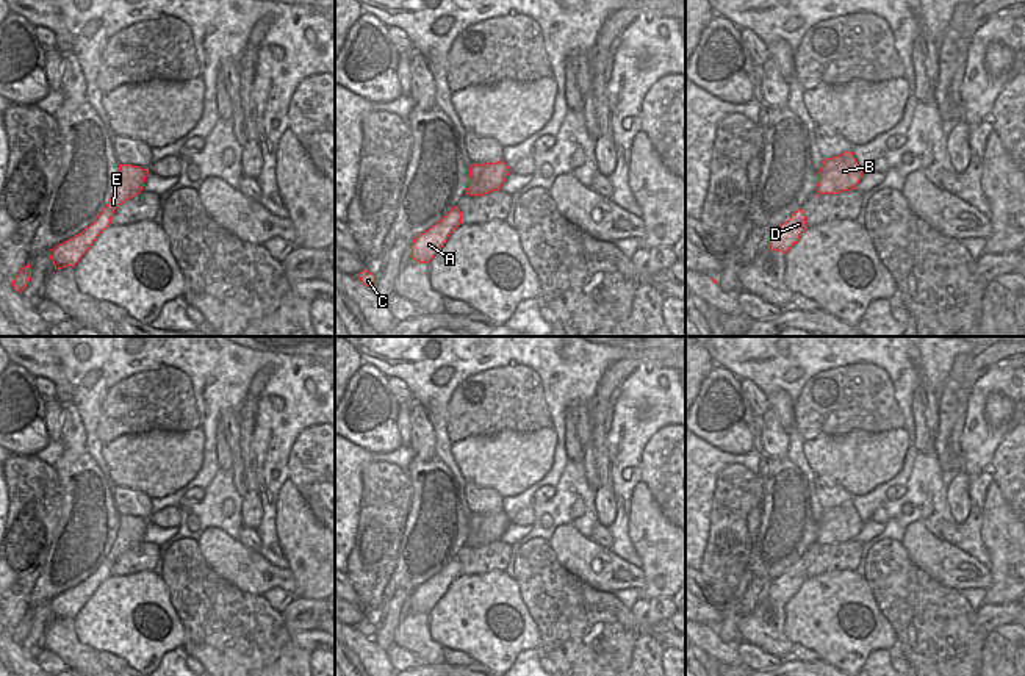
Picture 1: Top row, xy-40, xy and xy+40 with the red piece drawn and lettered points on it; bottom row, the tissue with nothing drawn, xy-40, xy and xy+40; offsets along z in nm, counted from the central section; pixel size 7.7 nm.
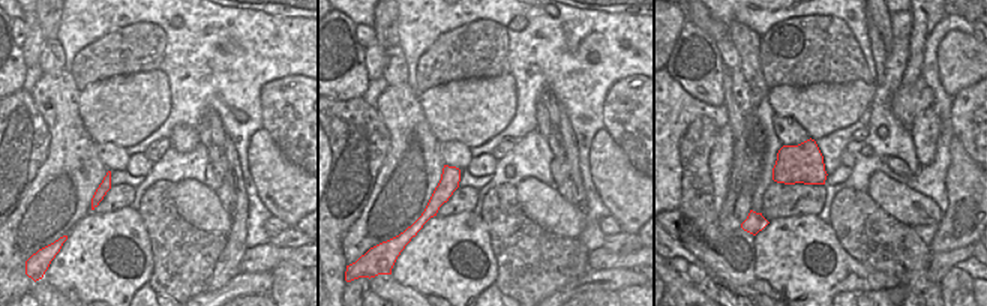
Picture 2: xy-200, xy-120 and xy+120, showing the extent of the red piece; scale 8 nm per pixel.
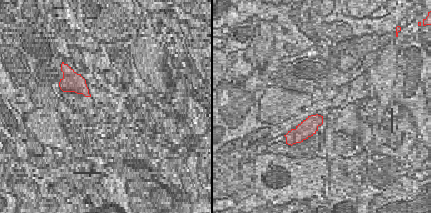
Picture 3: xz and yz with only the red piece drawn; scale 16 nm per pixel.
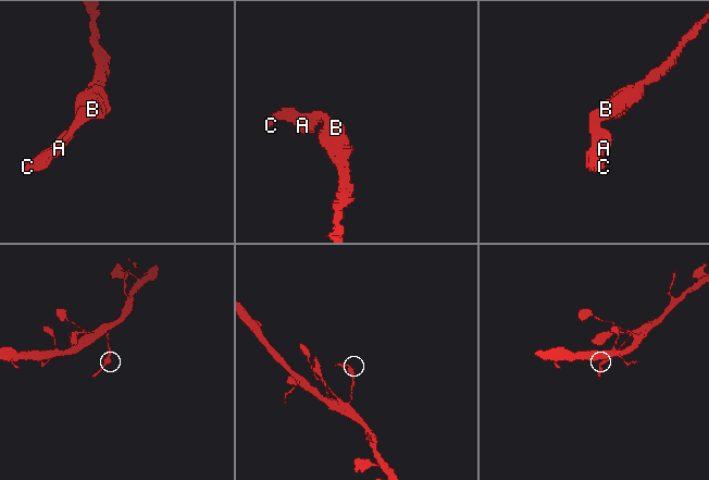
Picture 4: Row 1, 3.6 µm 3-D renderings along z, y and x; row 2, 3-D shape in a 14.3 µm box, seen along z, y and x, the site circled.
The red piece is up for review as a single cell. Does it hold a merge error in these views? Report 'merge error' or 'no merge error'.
merge error

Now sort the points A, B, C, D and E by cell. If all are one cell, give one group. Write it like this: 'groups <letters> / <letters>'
groups A C D E / B

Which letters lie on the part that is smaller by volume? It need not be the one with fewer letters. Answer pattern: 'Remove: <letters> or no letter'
Remove: A, C, D, E.

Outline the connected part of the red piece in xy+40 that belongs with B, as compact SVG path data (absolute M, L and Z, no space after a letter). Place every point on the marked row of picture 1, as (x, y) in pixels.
M853 152L826 158L818 171L815 191L820 194L839 194L856 189L862 174Z

